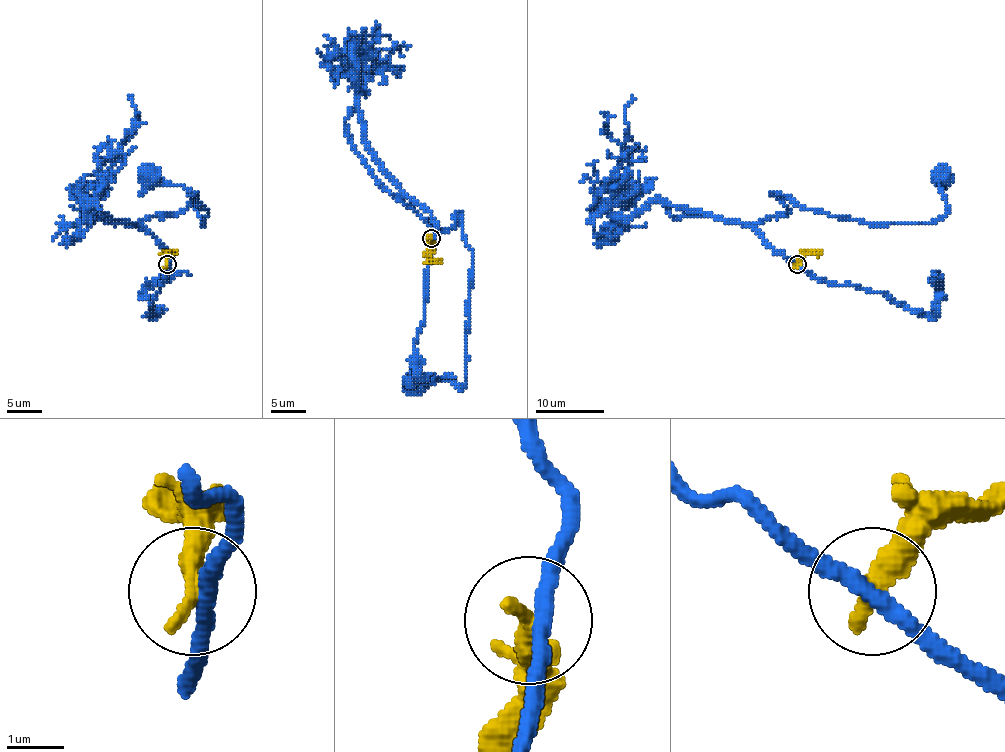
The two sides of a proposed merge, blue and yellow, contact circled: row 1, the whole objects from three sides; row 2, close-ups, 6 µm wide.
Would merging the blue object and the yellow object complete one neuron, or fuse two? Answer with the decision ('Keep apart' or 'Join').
Keep apart

